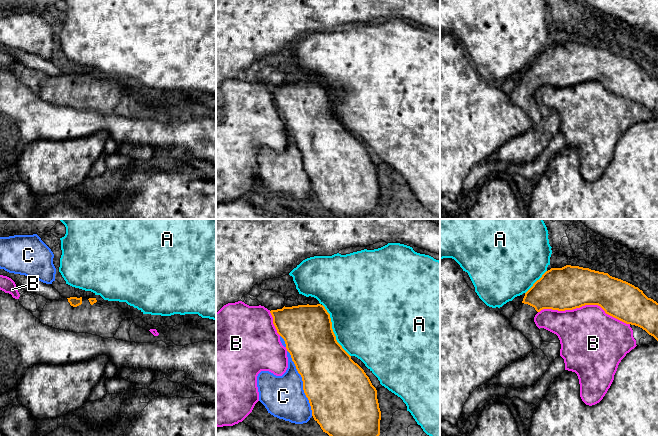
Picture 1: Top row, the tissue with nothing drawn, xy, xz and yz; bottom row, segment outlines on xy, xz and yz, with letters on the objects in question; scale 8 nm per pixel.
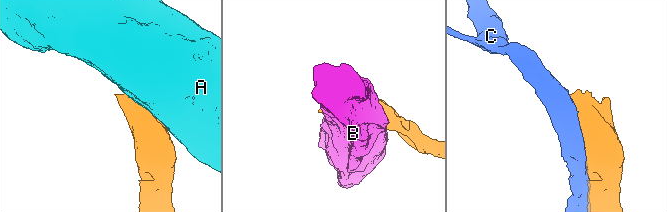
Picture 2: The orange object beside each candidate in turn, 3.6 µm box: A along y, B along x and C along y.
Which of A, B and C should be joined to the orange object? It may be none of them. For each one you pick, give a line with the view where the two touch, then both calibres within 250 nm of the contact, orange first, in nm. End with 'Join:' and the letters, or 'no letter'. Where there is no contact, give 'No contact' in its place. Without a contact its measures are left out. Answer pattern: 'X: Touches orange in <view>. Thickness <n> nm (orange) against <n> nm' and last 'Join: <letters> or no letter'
Join: no letter

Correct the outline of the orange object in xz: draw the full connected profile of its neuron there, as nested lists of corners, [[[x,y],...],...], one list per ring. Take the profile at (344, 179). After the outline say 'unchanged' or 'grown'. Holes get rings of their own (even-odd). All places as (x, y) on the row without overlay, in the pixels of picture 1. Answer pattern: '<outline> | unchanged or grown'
[[[321,80],[271,86],[277,109],[284,115],[309,176],[312,192],[336,219],[372,219],[380,211],[377,166],[364,146],[337,118],[330,90]]] | unchanged

